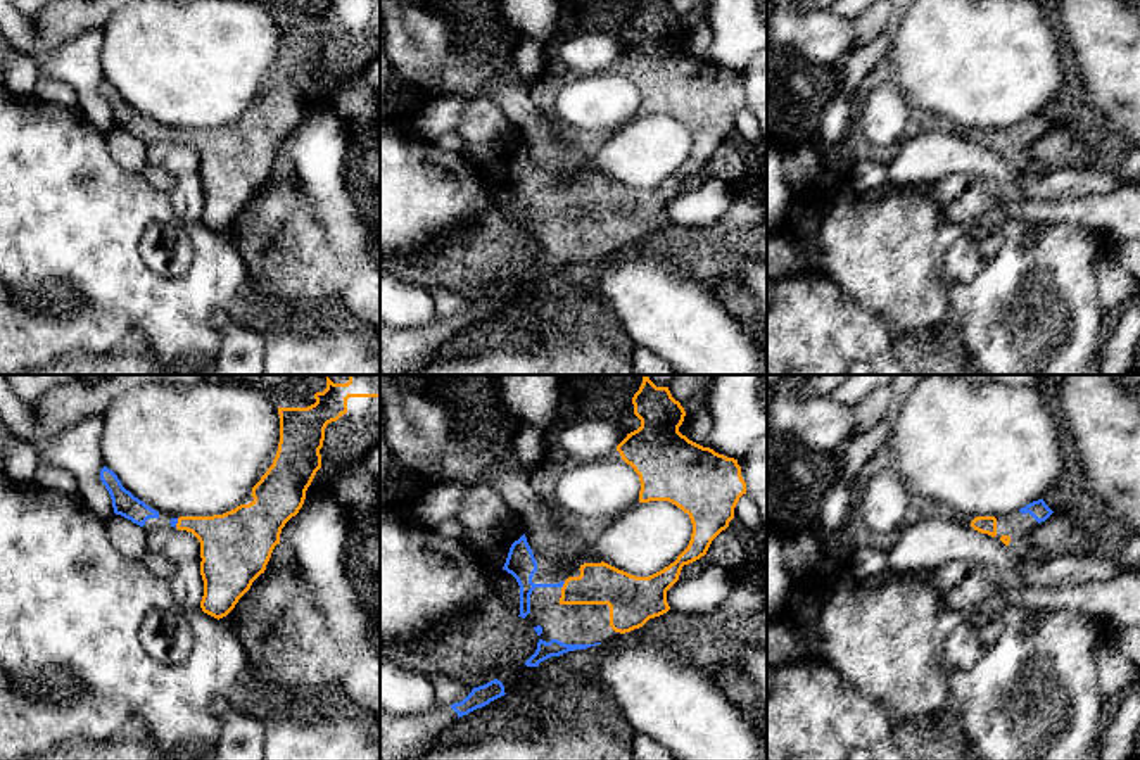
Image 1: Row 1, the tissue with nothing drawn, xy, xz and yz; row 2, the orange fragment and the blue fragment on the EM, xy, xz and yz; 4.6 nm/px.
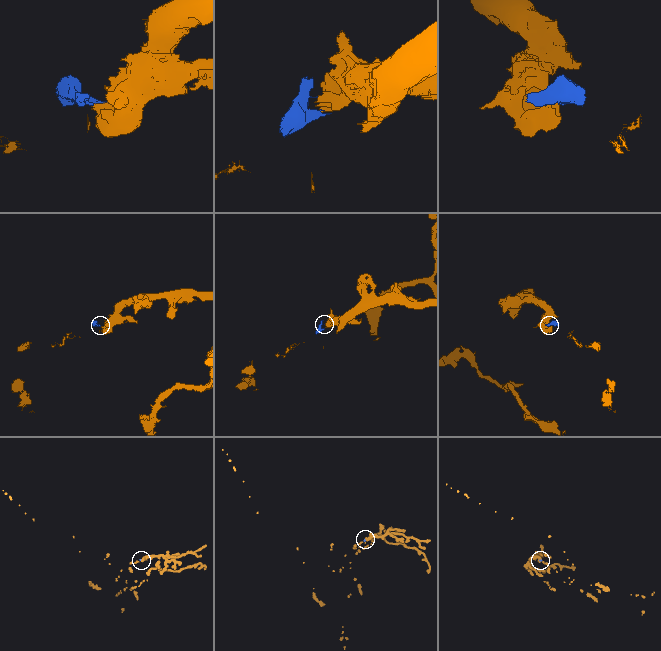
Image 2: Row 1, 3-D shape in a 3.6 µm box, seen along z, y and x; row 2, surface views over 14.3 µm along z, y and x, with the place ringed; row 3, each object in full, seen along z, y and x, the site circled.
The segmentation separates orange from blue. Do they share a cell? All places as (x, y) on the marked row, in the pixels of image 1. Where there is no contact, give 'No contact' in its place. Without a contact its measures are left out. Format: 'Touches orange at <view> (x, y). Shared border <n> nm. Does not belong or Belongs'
Touches orange at xz (563, 586). Shared border 40 nm. Does not belong

